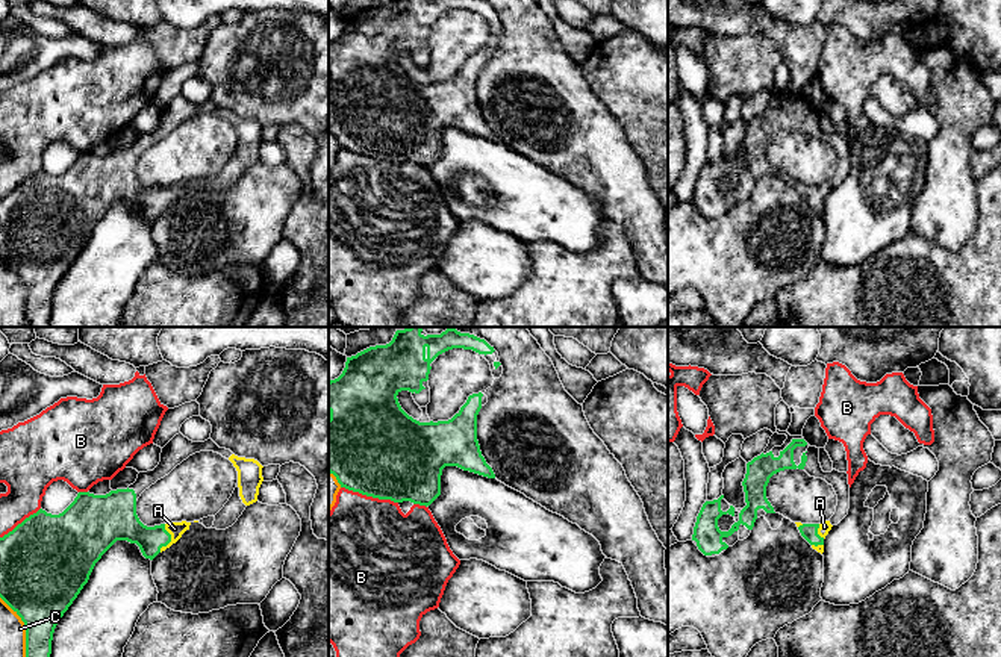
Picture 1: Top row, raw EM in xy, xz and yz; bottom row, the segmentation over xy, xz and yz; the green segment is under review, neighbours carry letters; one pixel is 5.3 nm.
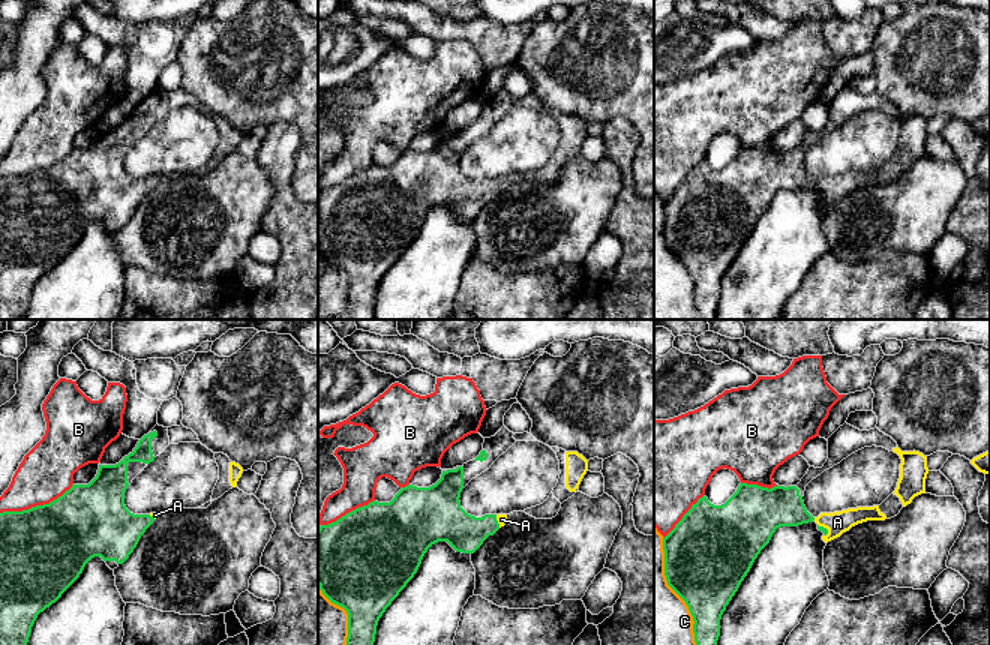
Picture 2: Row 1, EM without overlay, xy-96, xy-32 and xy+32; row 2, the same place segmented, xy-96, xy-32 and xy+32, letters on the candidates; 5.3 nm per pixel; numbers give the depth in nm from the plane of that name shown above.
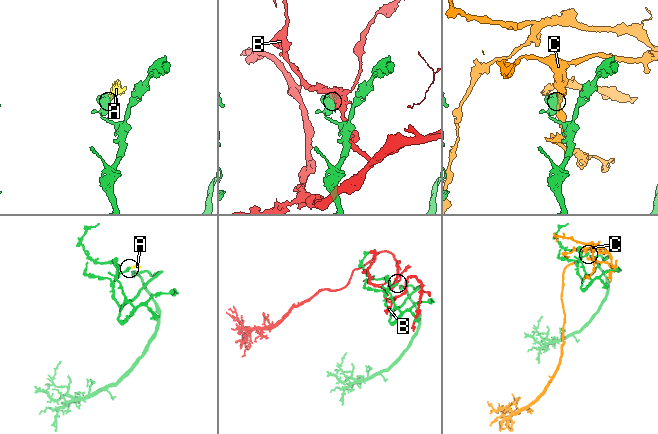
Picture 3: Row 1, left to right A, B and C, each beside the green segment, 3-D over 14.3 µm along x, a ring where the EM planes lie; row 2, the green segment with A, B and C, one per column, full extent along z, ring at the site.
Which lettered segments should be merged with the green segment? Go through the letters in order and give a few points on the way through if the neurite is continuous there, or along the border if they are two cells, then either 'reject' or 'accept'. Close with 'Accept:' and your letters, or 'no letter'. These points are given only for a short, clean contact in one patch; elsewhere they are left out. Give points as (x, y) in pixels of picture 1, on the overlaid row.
A: across xy (126, 526), (149, 539), (170, 539), (174, 529) | accept
B: reject
C: reject
Accept: A

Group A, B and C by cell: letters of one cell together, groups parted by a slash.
A / B / C

